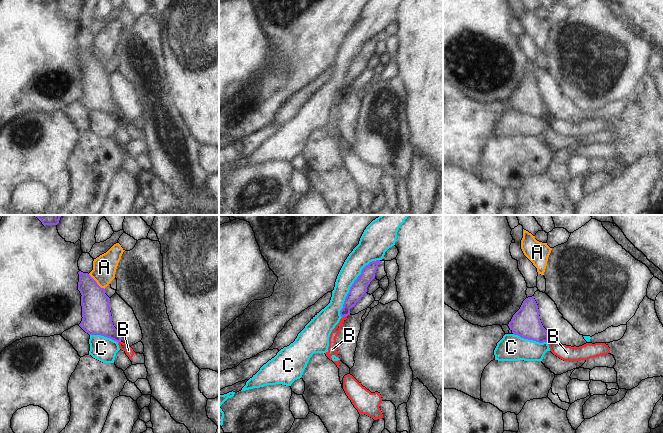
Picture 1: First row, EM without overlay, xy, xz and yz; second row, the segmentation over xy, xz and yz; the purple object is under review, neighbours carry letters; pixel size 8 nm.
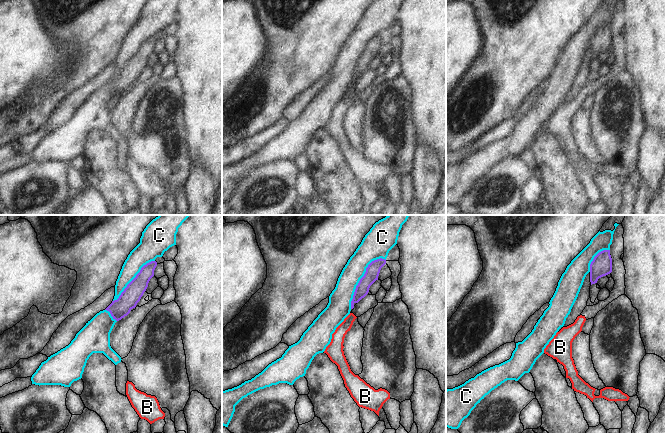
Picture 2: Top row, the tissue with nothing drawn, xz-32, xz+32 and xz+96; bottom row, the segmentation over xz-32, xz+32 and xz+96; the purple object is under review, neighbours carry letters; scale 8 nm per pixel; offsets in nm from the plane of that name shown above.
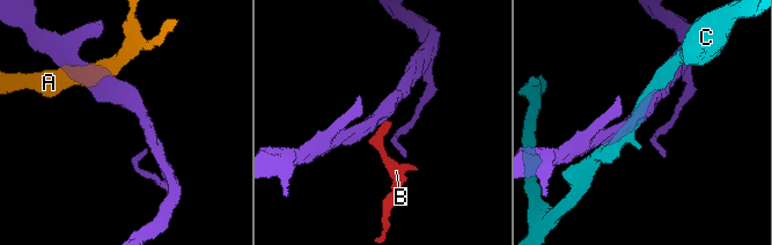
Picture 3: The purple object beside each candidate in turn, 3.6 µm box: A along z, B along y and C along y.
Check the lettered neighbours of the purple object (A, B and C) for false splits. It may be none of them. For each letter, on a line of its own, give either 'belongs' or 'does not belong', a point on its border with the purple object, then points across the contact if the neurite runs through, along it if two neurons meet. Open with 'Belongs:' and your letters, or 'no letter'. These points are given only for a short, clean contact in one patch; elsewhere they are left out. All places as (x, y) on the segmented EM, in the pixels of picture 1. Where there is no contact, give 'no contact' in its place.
Belongs: no letter
A: does not belong; meets purple in xy at (96, 282)
B: does not belong; meets purple in xz at (344, 316); border along xz (346, 315), (342, 318)
C: does not belong; meets purple in xz at (352, 285)

